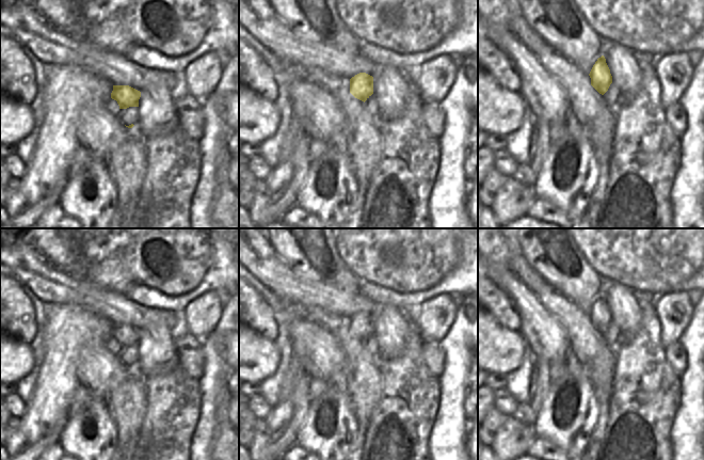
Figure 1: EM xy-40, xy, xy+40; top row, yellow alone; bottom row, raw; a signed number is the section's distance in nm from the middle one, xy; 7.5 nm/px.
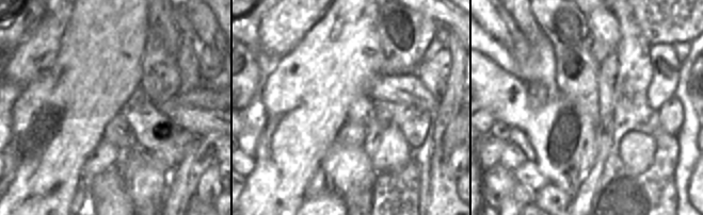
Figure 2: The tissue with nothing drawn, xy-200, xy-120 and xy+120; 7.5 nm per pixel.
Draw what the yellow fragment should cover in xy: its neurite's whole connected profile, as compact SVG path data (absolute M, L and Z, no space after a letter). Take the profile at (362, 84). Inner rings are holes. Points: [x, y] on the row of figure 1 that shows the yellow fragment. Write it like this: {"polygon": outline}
{"polygon": "M359 73L350 79L350 93L365 102L366 108L378 116L378 99L373 94L373 77Z"}

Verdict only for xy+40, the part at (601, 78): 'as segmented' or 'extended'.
extended

